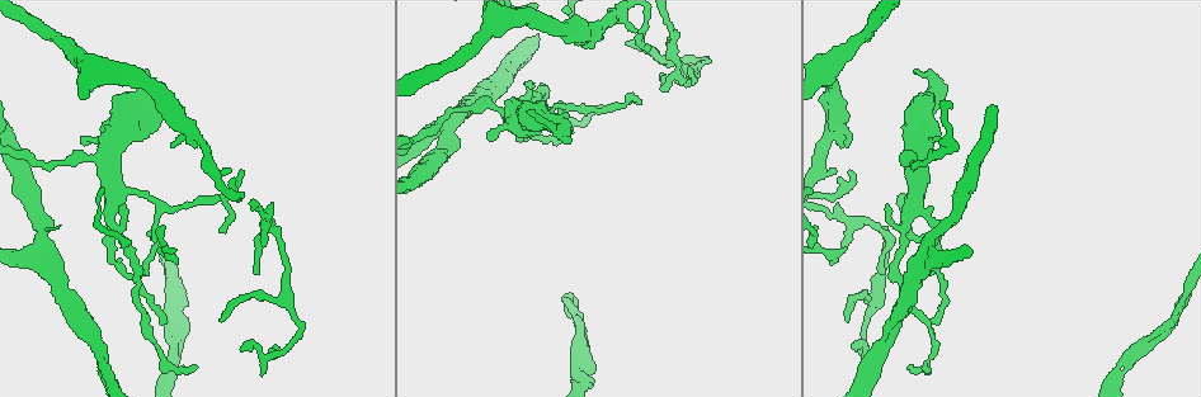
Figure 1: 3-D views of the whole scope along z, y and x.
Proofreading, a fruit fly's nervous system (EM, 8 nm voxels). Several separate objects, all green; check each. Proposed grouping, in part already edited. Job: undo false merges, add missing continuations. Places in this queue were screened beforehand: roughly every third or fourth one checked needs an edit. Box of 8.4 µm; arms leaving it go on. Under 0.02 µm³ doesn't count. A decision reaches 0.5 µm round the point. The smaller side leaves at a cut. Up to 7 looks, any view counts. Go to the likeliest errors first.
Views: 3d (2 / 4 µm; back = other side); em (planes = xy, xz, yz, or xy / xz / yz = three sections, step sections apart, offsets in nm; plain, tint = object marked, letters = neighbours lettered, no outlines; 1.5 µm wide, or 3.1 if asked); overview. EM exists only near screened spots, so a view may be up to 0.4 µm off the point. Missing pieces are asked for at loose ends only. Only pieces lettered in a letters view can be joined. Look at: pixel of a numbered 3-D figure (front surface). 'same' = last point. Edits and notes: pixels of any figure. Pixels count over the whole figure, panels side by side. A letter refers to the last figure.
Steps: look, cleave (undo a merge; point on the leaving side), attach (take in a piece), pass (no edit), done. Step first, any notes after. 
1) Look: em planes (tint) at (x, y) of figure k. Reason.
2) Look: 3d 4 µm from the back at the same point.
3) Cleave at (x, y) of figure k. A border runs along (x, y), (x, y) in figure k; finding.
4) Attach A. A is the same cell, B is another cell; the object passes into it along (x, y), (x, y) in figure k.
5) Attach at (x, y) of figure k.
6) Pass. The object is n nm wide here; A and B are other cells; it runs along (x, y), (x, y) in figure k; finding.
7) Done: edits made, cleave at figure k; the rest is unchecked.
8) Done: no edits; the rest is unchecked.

Look: em planes (letters) at (913, 366) of figure 1.

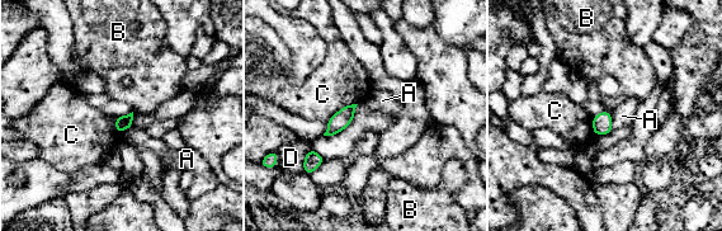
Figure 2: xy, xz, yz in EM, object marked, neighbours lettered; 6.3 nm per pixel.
Pass. A, B, C and D are other cells; a border runs along (609, 112), (613, 130) in figure 2; none of them fits.

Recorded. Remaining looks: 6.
Look: 3d 4 µm at (186, 325) of figure 1. An open end.

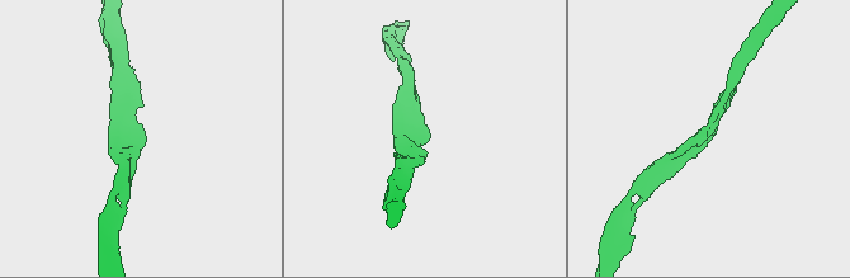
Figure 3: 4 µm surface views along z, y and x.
Look: em planes (letters) at (714, 130) of figure 3. The arms are 160, 190 nm wide.

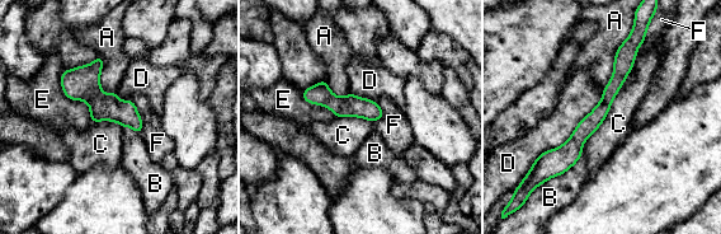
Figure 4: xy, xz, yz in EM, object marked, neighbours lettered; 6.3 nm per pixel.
Pass. A, B, C, D, E and F are other cells; a border runs along (641, 45), (582, 154) in figure 4; none of them fits.

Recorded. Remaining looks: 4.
Look: 3d 4 µm at (78, 57) of figure 1.

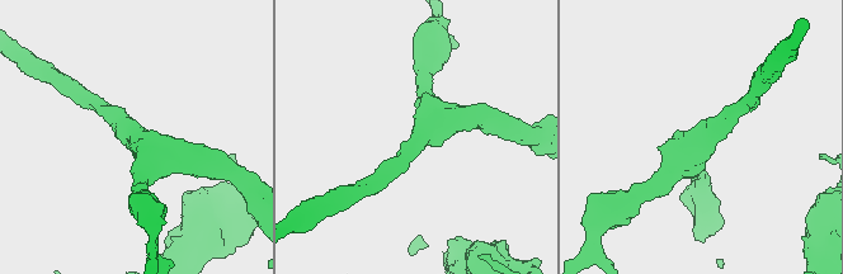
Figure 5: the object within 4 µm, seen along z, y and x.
Look: em xy step 4 (letters) at (136, 137) of figure 5.

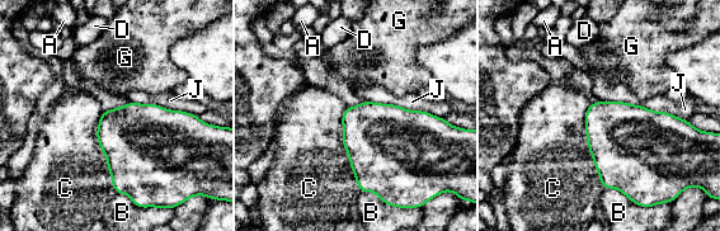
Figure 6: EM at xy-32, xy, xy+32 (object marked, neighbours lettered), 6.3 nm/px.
Pass. The object is 280 nm wide here; the longest contact is with C, 550 nm; A, B, C, D, G and J are other cells; one neuron here.

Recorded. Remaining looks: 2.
Done: no edits; the rest is unchecked.

